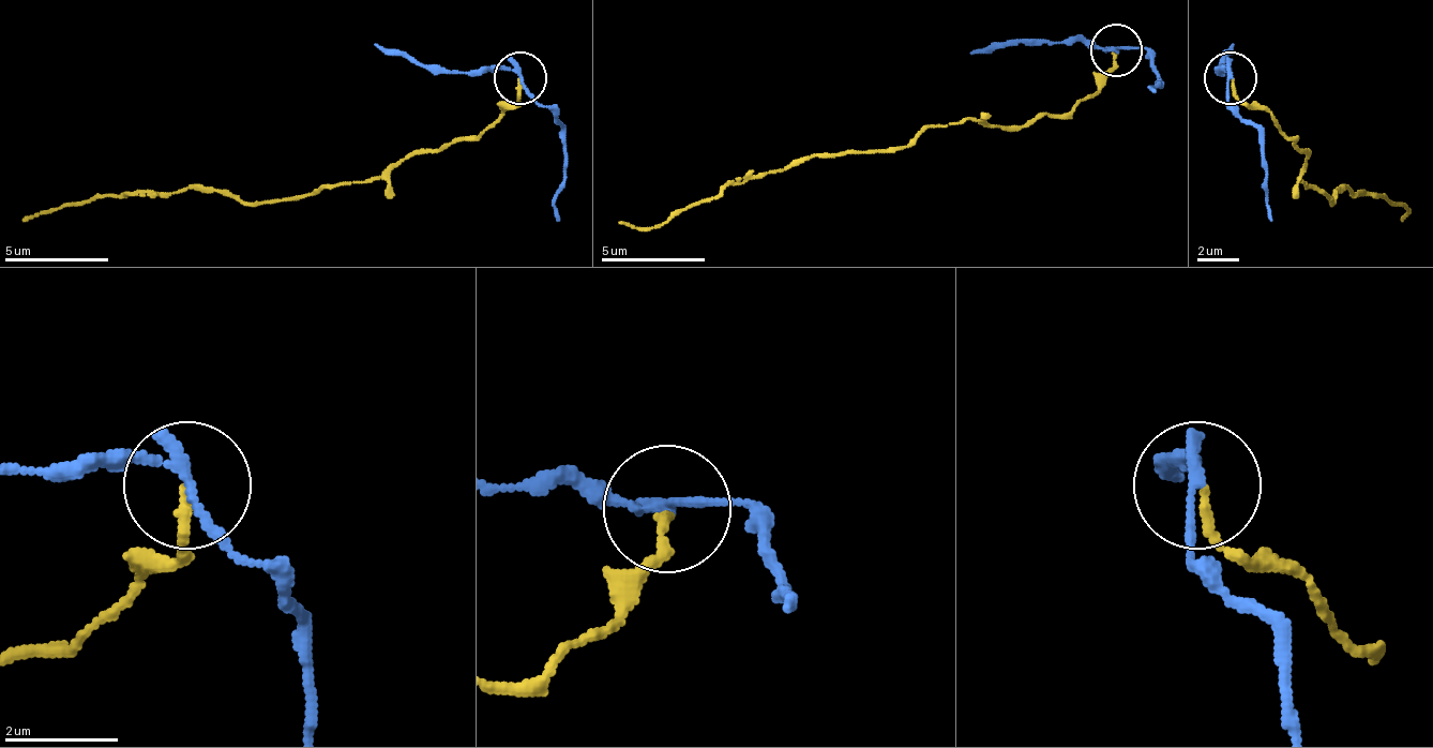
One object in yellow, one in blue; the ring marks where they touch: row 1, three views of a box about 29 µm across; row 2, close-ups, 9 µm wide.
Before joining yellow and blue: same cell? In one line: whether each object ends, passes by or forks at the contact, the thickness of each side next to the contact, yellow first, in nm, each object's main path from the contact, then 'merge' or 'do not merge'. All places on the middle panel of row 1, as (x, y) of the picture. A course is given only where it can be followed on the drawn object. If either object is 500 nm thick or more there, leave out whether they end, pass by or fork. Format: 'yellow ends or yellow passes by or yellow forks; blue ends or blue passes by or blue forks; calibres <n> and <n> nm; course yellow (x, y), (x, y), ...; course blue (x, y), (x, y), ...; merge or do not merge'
yellow ends; blue passes by; calibres 170 and 190 nm; course yellow (1115, 54), (1073, 111), (1006, 128), (964, 117), (901, 148), (729, 179), (655, 226), (619, 221); course blue (1115, 49), (1141, 49), (1162, 80), (1157, 91); do not merge

